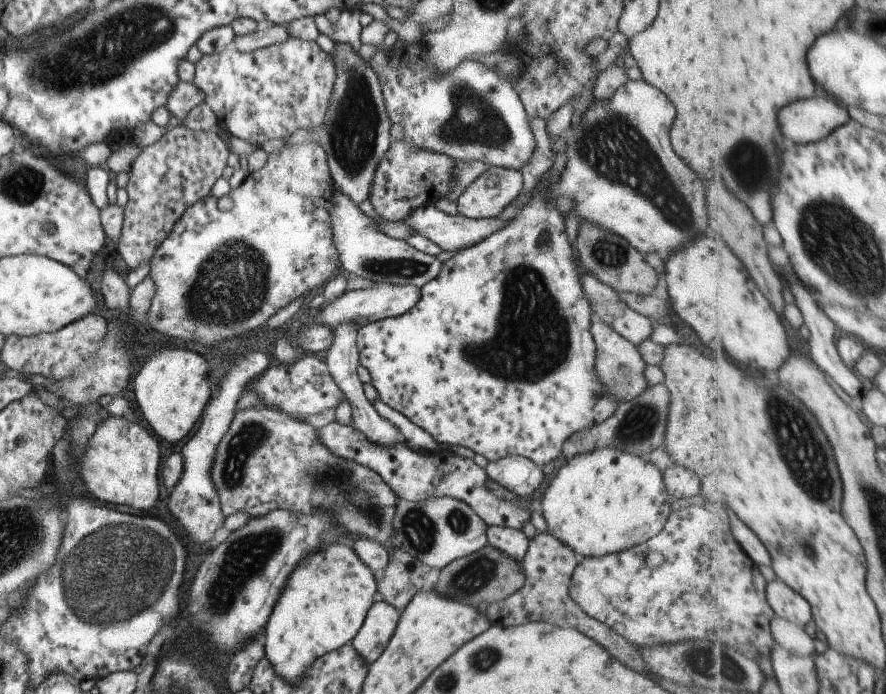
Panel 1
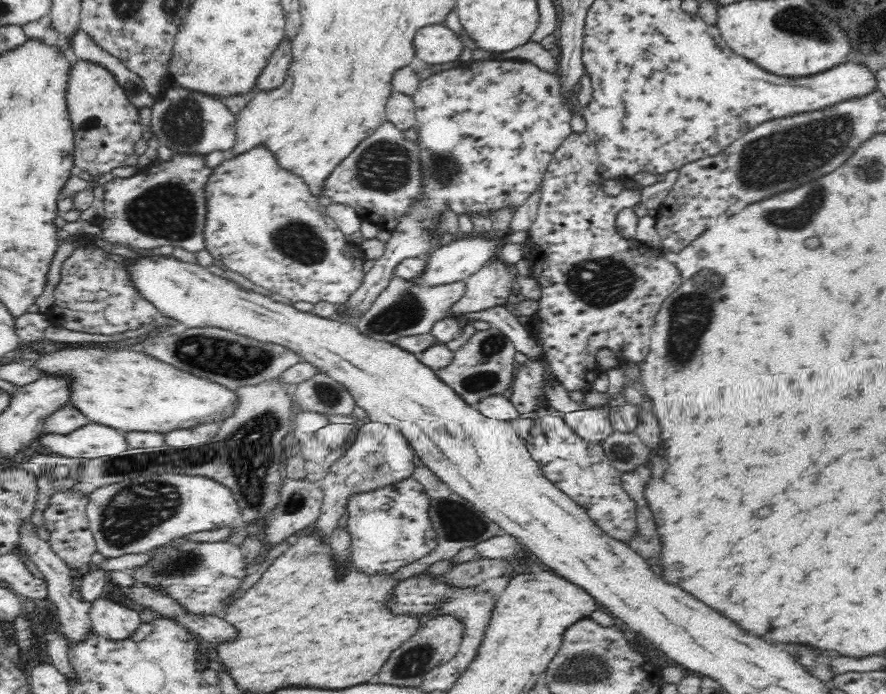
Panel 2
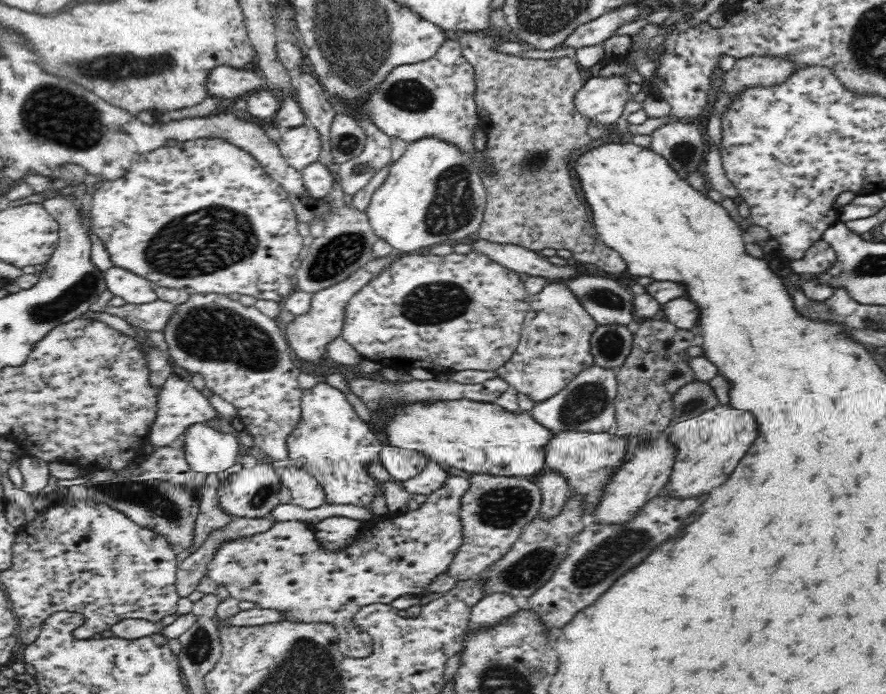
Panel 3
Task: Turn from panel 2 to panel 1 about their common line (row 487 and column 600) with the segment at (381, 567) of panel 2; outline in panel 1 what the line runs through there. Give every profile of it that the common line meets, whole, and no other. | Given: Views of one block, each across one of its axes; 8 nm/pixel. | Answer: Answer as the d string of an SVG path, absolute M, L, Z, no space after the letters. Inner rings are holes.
M557 138L552 143L555 154L552 166L547 170L540 188L532 194L530 202L510 220L508 226L488 236L484 242L455 253L452 258L442 261L442 270L422 286L420 302L402 315L380 319L366 323L357 328L356 344L359 350L359 362L370 373L371 383L375 386L380 400L392 410L406 416L410 422L429 432L439 443L451 446L467 446L475 454L482 454L489 462L502 460L507 456L520 455L529 458L536 466L543 467L559 457L562 446L578 434L580 430L590 428L608 420L621 405L614 394L606 392L606 386L598 380L596 374L596 345L590 332L593 321L590 305L584 296L581 283L578 280L578 265L574 244L568 242L564 218L556 206L550 206L550 198L546 192L558 178L562 176L562 165L566 158L566 140Z

